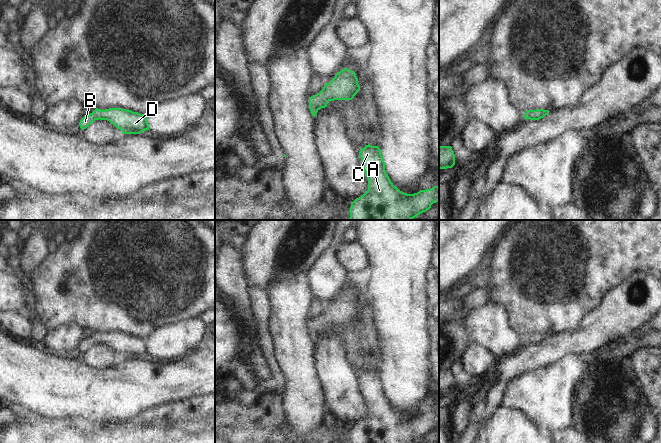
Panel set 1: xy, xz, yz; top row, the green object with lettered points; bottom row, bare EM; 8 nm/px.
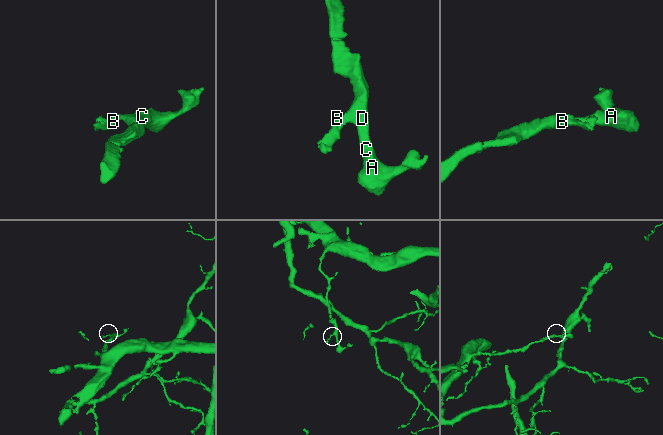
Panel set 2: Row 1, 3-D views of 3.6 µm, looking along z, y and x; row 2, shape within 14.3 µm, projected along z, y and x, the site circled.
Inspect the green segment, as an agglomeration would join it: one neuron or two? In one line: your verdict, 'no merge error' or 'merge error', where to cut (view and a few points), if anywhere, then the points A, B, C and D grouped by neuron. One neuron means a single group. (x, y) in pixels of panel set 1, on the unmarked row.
no merge error; cut none; groups A B C D

